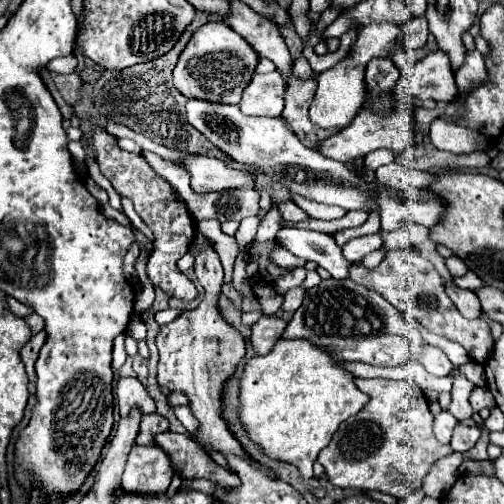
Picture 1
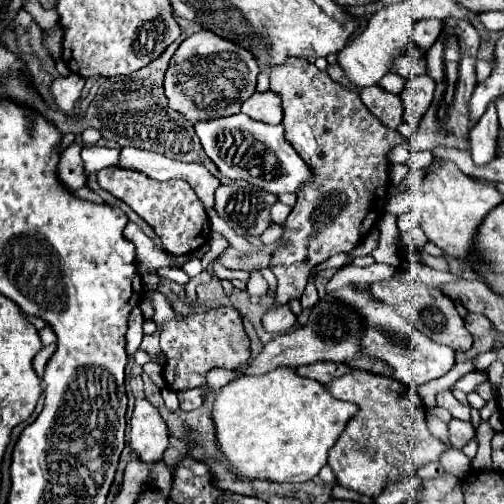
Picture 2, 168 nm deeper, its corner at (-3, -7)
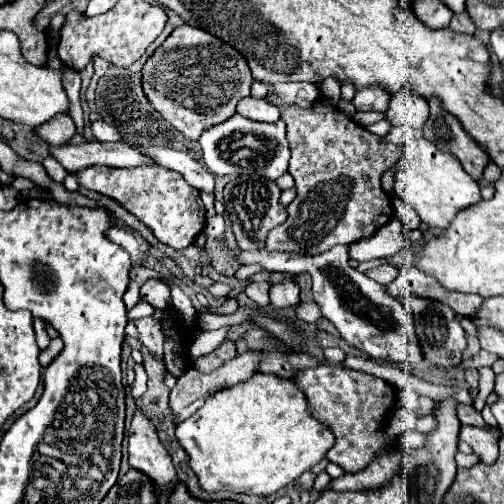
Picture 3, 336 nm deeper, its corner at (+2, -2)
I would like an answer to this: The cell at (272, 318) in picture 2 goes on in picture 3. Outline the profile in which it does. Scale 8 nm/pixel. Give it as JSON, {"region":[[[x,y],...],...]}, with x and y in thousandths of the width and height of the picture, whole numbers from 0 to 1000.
{"region":[[[579,558],[540,565],[540,573],[536,573],[536,605],[540,605],[540,613],[560,617],[560,613],[591,605],[591,597],[595,597],[591,581],[595,581],[595,573]]]}

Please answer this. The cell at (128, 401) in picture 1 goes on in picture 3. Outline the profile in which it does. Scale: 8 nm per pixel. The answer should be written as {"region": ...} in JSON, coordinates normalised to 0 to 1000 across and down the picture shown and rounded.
{"region":[[[278,812],[266,819],[258,839],[254,899],[258,899],[258,927],[290,938],[317,974],[325,962],[353,954],[337,903],[313,871],[310,847]]]}

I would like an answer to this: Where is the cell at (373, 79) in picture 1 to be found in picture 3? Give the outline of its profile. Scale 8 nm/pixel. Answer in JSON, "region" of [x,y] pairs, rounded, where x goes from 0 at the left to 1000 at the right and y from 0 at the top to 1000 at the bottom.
{"region":[[[726,220],[726,224],[706,224],[706,228],[702,228],[702,240],[714,244],[714,248],[722,248],[722,252],[730,252],[730,248],[738,248],[738,244],[746,244],[746,240],[758,240],[762,232],[766,232],[766,224]]]}

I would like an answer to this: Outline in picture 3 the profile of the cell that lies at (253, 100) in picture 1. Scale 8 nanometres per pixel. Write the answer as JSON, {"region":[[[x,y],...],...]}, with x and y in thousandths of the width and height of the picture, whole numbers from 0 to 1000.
{"region":[[[484,192],[472,204],[468,216],[480,232],[492,232],[500,240],[524,240],[524,244],[548,244],[556,236],[556,220],[544,204],[536,204],[528,192],[508,196],[508,192]]]}

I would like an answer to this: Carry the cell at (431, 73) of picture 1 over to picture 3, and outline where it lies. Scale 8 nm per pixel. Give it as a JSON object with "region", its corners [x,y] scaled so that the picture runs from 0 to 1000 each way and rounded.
{"region":[[[802,177],[778,188],[774,212],[766,220],[766,236],[778,248],[813,248],[825,260],[833,260],[849,236],[849,204],[837,188]]]}

